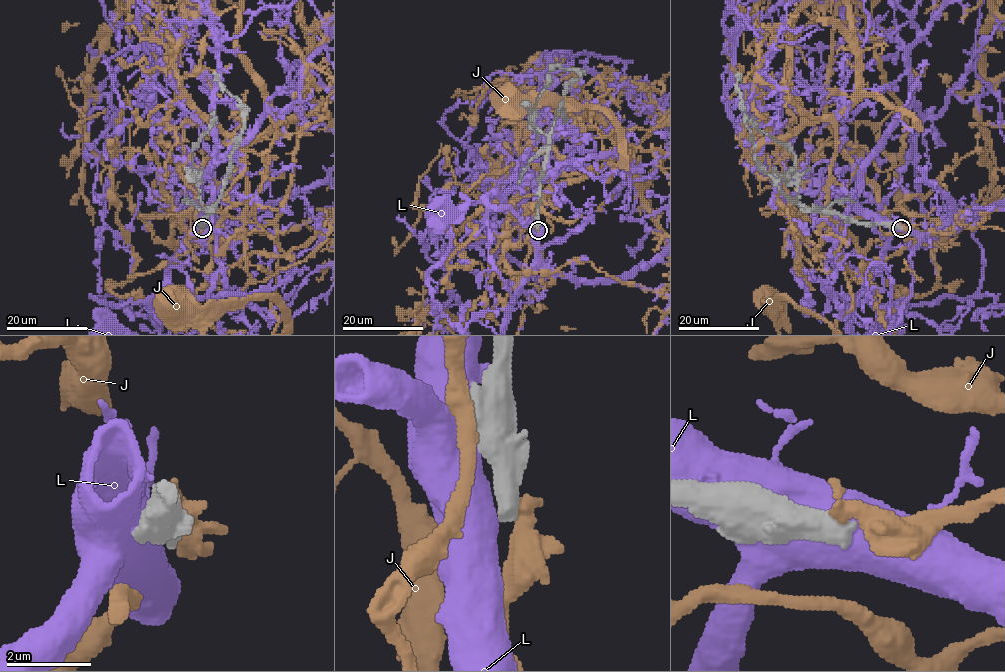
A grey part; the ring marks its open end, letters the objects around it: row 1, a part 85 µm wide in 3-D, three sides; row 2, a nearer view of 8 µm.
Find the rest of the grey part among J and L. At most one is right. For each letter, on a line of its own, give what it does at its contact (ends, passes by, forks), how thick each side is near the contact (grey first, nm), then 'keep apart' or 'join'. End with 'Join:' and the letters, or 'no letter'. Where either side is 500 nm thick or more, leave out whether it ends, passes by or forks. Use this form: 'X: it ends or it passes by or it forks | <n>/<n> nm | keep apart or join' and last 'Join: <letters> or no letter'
J: 600/500 nm | keep apart
L: 600/700 nm | keep apart
Join: no letter

